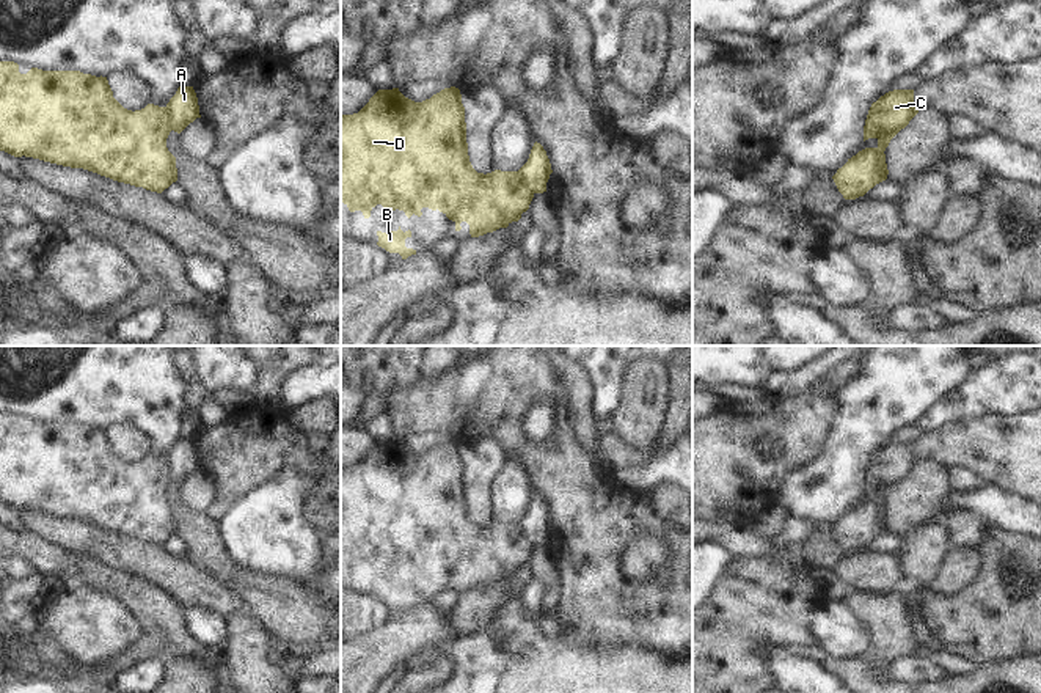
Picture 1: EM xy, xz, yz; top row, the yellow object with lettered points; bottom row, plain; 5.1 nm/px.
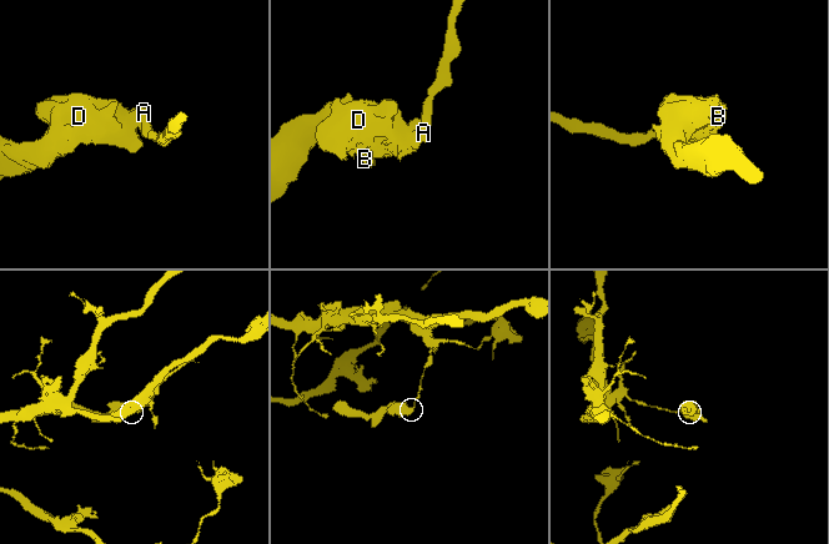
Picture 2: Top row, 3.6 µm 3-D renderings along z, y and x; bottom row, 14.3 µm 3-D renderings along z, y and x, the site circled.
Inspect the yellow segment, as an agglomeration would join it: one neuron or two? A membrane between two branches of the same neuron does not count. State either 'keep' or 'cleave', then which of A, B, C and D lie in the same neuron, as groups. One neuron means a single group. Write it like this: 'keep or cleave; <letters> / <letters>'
cleave; A / B C D

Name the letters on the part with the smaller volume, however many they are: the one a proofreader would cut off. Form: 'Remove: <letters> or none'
Remove: B, C, D

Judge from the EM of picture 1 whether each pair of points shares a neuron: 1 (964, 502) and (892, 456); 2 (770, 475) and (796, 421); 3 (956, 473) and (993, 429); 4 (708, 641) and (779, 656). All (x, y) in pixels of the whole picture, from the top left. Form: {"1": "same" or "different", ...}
{"1": "different", "2": "same", "3": "different", "4": "different"}

